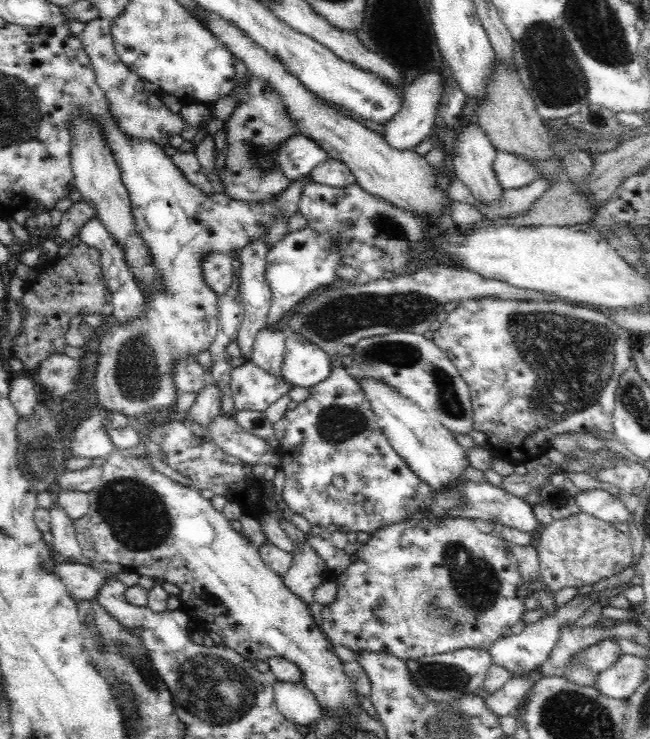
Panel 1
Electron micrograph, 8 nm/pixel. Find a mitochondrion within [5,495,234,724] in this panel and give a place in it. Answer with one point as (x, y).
(133, 657)

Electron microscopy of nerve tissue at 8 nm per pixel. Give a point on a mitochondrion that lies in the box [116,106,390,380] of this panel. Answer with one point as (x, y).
(258, 152)

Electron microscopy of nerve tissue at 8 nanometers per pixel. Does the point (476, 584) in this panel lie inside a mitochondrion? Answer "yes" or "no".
yes

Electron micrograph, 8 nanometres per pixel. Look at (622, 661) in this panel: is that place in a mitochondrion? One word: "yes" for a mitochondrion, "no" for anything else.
no

